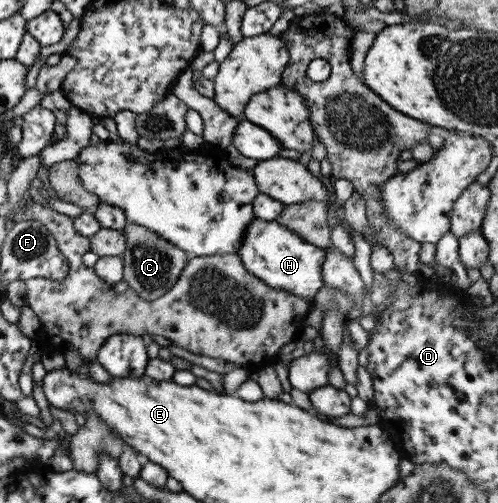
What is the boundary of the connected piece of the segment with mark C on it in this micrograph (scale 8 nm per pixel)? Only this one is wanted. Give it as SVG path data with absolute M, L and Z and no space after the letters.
M127 223L123 232L125 234L124 252L121 255L123 283L143 300L155 300L163 296L175 284L177 276L181 274L182 268L189 260L189 255L158 234L137 224Z

